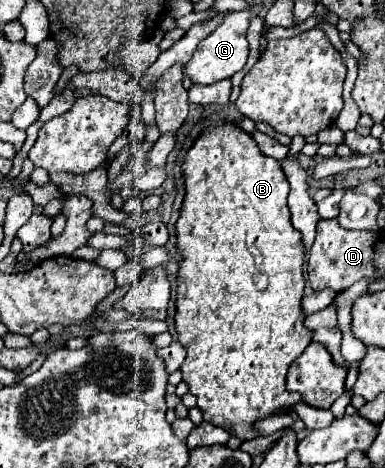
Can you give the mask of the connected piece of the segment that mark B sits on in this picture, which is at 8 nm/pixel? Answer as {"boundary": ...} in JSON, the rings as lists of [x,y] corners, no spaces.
{"boundary":[[[226,121],[216,127],[206,127],[182,163],[186,195],[176,221],[176,251],[182,257],[176,289],[176,331],[180,335],[178,341],[186,347],[188,355],[180,371],[190,387],[190,393],[198,399],[204,421],[242,439],[258,435],[252,427],[256,419],[288,409],[300,401],[298,393],[286,391],[286,371],[312,341],[310,333],[304,329],[306,315],[300,307],[304,293],[302,263],[304,245],[306,249],[312,247],[316,223],[320,219],[316,203],[310,197],[310,175],[296,159],[304,143],[304,137],[294,137],[288,147],[290,153],[280,167],[276,159],[260,153],[250,133],[242,131],[234,121]]]}

